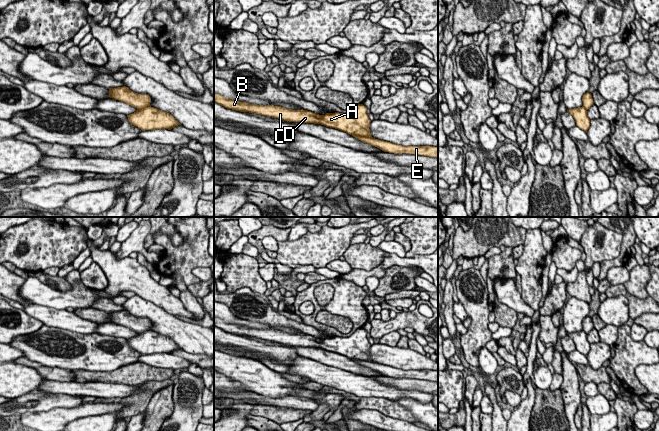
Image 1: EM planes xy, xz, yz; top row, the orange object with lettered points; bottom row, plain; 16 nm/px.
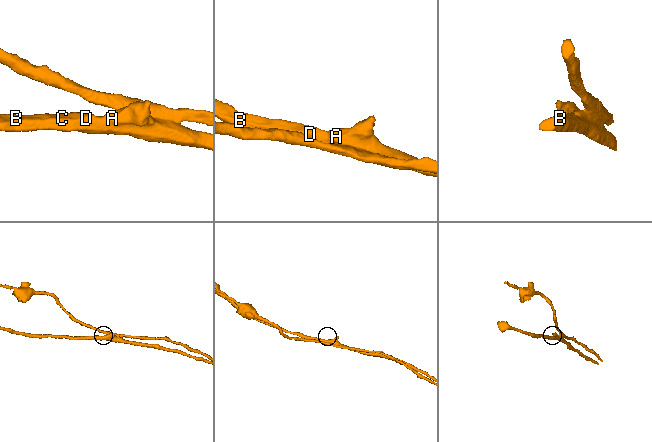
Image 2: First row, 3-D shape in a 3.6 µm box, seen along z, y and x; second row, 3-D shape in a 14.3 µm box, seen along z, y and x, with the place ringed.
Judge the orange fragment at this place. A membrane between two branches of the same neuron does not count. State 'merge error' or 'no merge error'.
merge error

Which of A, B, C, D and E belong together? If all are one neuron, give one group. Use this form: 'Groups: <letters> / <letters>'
Groups: A B C D / E

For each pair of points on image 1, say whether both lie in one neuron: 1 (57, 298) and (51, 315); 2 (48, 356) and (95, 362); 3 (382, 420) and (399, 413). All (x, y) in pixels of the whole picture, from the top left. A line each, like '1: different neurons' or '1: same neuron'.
1: different neurons
2: same neuron
3: different neurons

